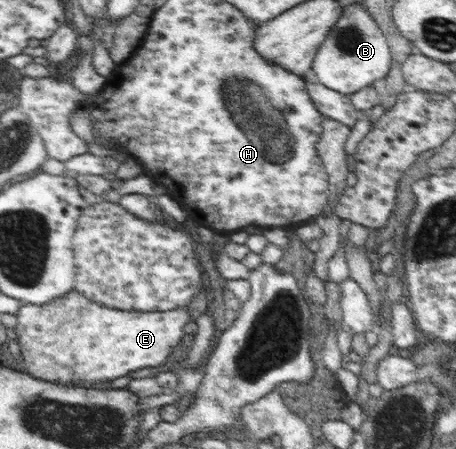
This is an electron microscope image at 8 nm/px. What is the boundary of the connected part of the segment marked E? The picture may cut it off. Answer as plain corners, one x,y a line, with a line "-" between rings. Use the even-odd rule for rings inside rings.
75,289
62,297
48,301
46,305
22,303
17,313
16,334
21,359
16,359
17,369
44,381
52,381
66,386
79,386
82,383
98,385
100,382
114,381
144,367
165,364
177,351
176,347
184,335
183,327
192,321
187,307
176,307
168,311
142,312
110,309
90,301

